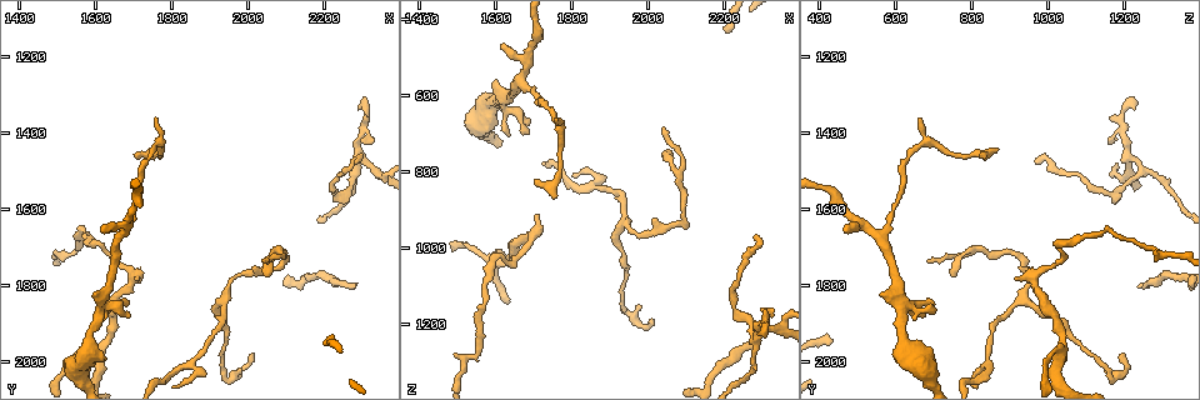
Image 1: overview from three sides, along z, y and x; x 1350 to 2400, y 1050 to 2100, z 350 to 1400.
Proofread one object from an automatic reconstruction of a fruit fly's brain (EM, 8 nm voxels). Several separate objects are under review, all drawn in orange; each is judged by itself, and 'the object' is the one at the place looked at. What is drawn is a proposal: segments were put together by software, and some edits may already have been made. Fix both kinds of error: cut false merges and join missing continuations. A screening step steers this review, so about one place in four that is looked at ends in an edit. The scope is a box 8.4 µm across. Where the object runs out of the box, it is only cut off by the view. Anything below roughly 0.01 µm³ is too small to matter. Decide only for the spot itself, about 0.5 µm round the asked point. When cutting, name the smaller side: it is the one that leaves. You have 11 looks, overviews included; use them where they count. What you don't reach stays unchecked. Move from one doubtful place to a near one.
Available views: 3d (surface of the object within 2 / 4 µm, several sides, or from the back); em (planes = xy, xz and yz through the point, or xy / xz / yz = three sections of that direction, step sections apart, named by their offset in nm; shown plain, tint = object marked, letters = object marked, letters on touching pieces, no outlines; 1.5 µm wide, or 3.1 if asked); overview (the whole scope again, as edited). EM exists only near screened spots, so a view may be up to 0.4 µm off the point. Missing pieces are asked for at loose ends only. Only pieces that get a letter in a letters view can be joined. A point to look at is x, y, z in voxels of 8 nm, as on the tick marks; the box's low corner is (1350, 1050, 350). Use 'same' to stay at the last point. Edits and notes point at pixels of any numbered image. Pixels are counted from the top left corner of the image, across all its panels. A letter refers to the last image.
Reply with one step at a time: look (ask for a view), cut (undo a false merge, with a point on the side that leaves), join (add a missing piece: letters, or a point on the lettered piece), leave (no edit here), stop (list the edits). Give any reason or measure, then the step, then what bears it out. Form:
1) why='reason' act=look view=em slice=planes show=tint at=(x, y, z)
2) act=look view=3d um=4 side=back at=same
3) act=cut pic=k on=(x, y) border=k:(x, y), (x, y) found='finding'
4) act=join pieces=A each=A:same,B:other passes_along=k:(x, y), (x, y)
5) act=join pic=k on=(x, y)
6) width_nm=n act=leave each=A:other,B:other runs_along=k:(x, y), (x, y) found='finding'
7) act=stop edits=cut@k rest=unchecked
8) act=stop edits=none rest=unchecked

act=look view=3d um=2 at=(2060, 1770, 755)

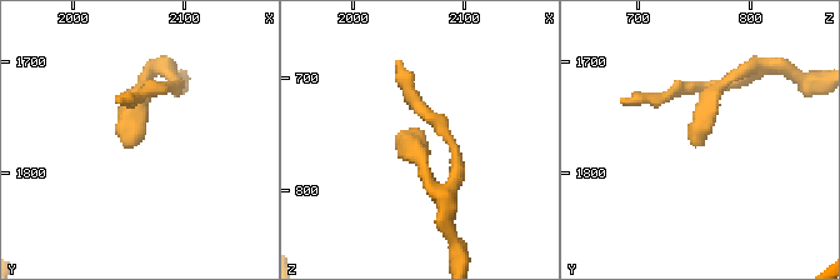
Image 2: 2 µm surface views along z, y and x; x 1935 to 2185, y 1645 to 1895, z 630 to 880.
why='shape alone is not enough' act=look view=em slice=planes show=letters at=(2062, 1774, 748)

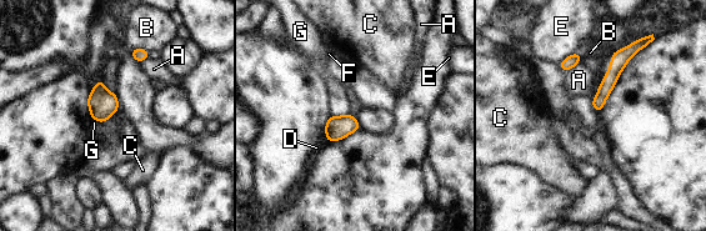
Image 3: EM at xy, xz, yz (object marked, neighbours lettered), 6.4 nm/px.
act=leave each=A:other,B:other,C:other,D:other,E:other,F:other,G:other border=3:(348, 113), (340, 116), (330, 116) found='none of them fits'

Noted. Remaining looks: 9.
why='looks like a crossing' act=look view=em slice=xy step=8 show=letters at=(1660, 1680, 565)

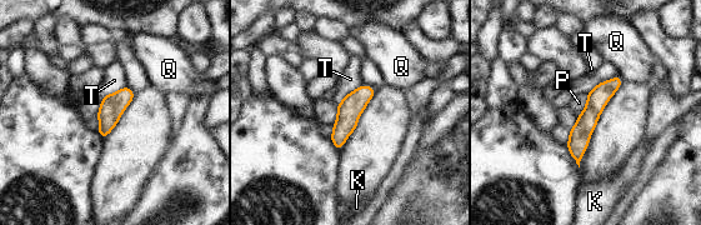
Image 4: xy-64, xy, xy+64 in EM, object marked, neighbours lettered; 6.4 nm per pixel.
act=leave each=K:other,P:other,Q:other,T:other border=4:(587, 94), (585, 108), (576, 116) found='all the same neuron'

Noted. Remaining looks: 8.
why='sharp bend' act=look view=3d um=2 at=(1775, 1455, 755)

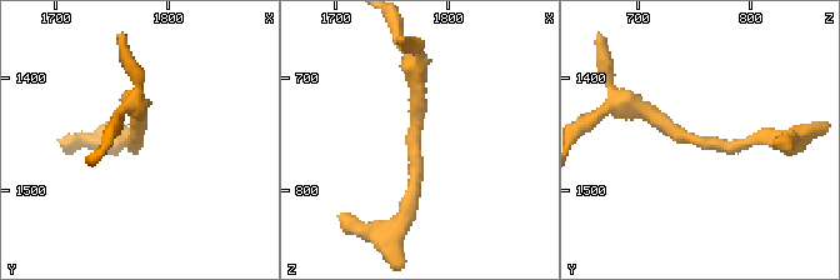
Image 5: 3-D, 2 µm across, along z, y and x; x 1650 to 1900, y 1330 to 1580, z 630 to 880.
act=look view=em slice=planes show=letters at=(1772, 1454, 752)

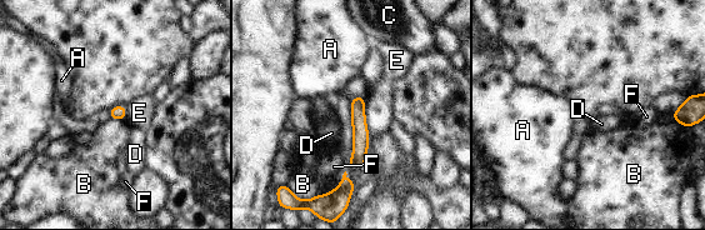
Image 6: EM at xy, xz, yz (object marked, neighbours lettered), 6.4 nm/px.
width_nm=90 act=leave each=A:other,B:other,C:other,D:other,E:other,F:other runs_along=6:(360, 100), (359, 156), (353, 163) found='all the same neuron'

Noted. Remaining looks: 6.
act=look view=em slice=planes show=letters at=(2285, 1340, 1225)

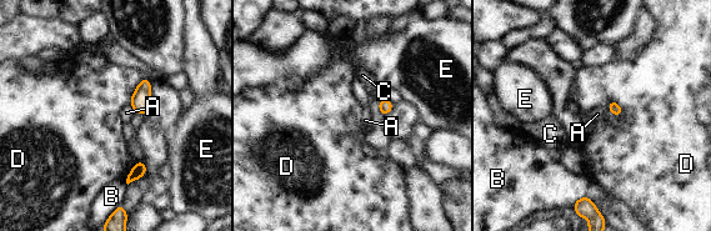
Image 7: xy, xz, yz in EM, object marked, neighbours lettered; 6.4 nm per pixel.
act=leave each=A:other,B:other,C:other,D:other,E:other border=7:(144, 78), (129, 103) found='none of them fits'

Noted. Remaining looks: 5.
act=stop edits=none rest=unchecked

